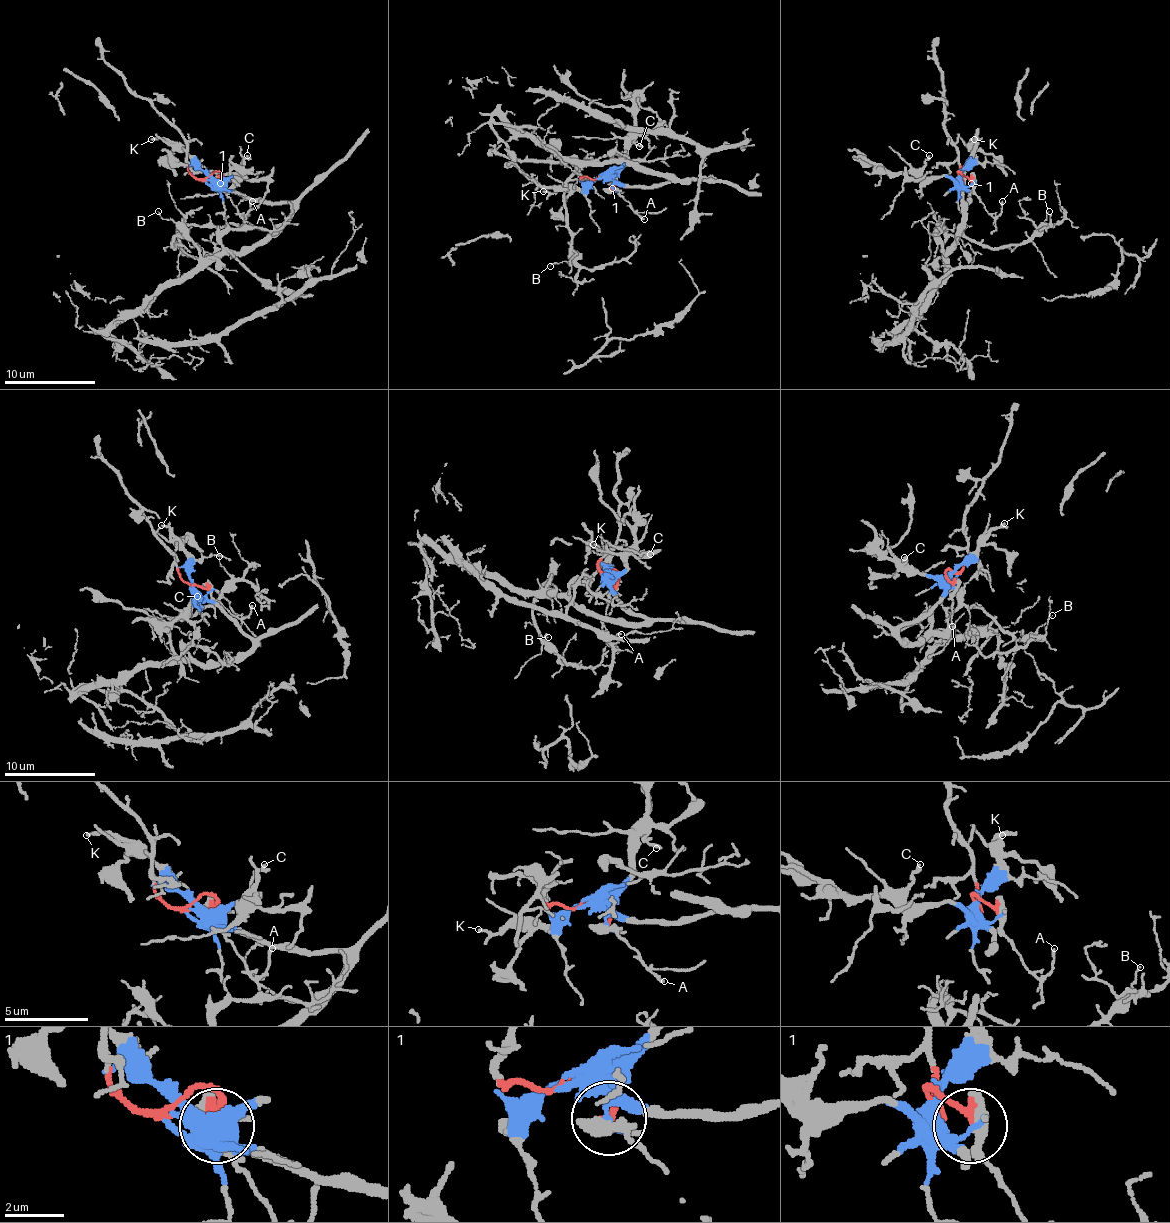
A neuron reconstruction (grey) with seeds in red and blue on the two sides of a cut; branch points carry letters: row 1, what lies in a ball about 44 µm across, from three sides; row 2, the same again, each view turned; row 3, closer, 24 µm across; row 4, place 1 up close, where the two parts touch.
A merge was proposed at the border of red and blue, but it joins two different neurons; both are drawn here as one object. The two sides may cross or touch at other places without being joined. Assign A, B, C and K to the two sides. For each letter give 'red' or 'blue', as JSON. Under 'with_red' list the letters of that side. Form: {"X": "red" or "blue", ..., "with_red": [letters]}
{"A": "red", "B": "blue", "C": "blue", "K": "blue", "with_red": ["A"]}

